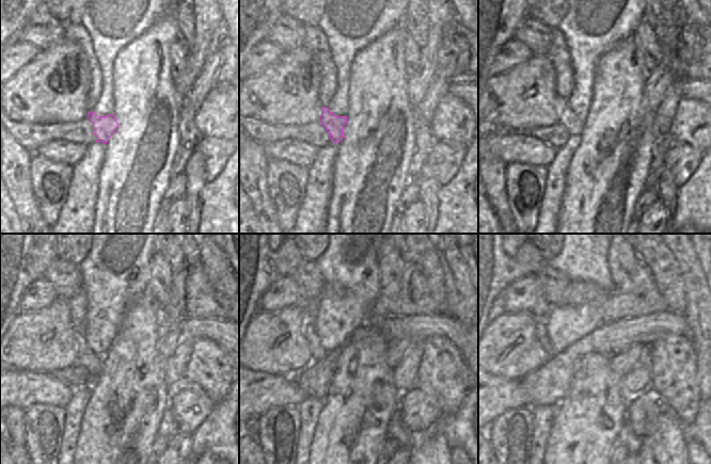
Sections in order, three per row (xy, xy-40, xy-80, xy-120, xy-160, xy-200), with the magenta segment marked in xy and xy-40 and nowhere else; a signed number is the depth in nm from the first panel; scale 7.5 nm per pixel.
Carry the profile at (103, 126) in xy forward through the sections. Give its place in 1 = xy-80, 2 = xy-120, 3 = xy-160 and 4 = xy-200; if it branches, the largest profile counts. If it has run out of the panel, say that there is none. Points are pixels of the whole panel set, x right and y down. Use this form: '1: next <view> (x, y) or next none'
1: next xy-80 (573, 124)
2: next xy-120 (84, 356)
3: next xy-160 (317, 352)
4: next xy-200 (540, 333)

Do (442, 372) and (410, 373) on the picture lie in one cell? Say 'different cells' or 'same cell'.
different cells

